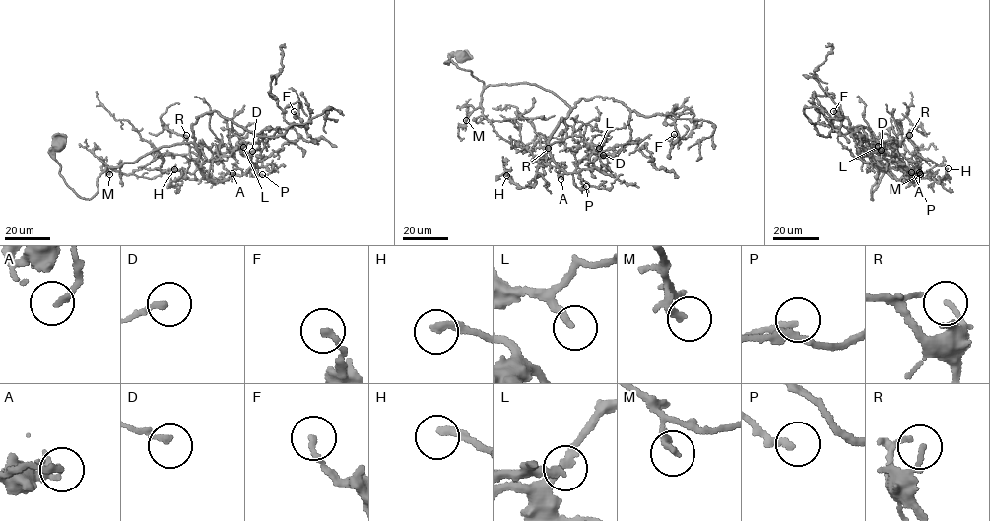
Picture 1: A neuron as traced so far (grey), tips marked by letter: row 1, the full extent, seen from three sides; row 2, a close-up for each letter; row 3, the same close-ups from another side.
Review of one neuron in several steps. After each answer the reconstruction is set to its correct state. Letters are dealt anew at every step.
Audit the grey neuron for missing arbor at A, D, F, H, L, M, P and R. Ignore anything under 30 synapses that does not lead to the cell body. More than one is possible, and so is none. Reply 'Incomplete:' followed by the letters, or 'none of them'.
Incomplete: H, L

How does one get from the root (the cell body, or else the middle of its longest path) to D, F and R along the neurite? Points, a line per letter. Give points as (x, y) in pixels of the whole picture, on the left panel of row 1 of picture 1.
D: (57, 147), (59, 174), (86, 199), (106, 167), (162, 147), (194, 145), (204, 177), (213, 153), (252, 151)
F: (57, 147), (59, 174), (90, 199), (106, 167), (191, 143), (207, 113), (276, 137), (307, 127), (294, 111)
R: (57, 147), (59, 174), (86, 199), (106, 167), (178, 144), (194, 145), (217, 181), (186, 135)

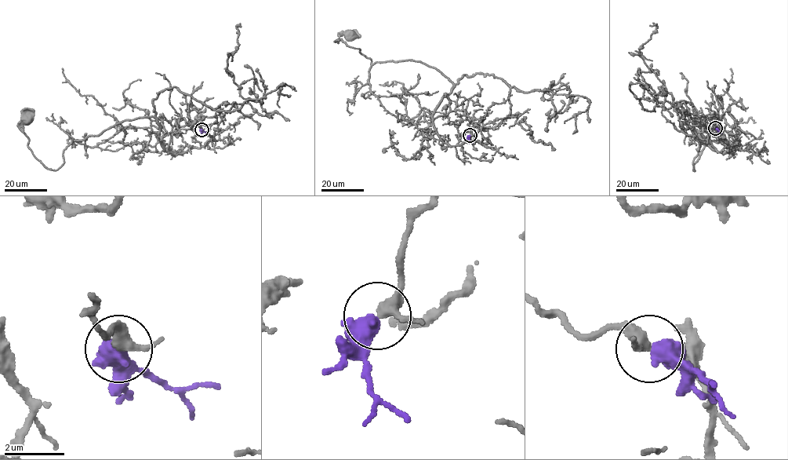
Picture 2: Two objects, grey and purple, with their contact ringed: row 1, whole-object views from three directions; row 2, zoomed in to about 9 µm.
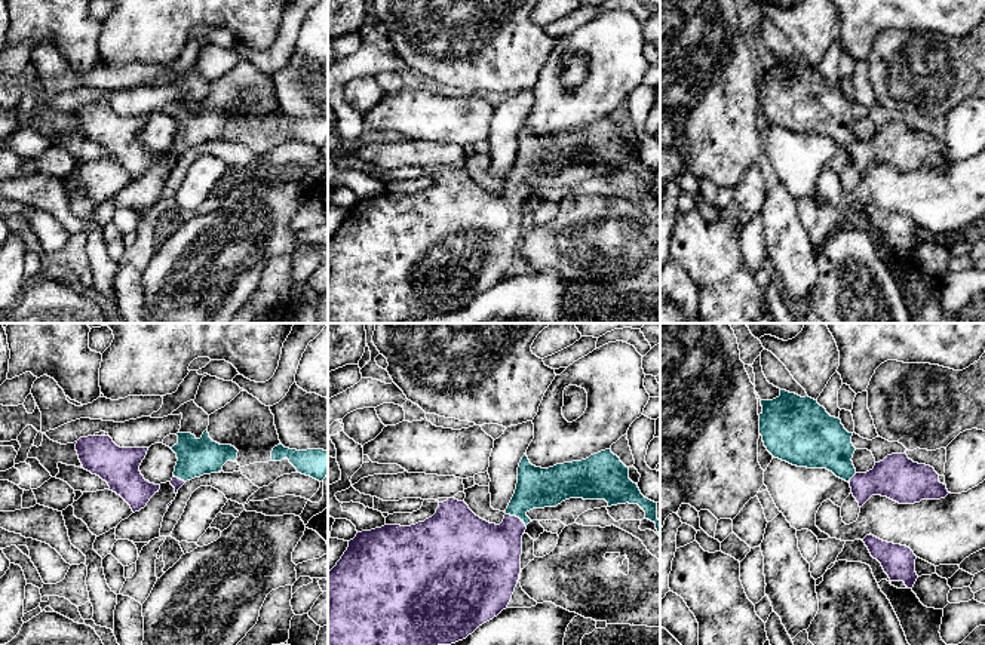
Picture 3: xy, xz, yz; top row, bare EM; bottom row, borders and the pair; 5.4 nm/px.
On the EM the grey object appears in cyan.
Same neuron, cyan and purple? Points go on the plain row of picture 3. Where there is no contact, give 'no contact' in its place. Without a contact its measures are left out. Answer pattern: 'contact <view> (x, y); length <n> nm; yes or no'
contact xz (516, 184); length 130 nm; yes

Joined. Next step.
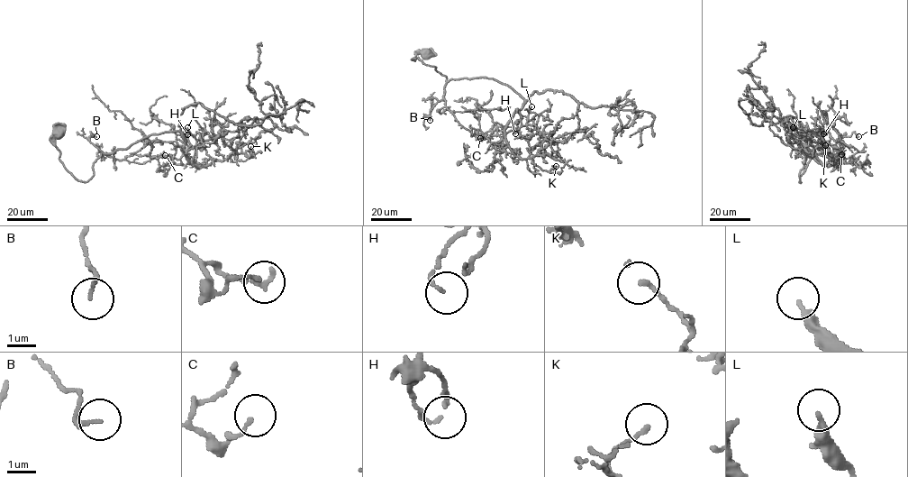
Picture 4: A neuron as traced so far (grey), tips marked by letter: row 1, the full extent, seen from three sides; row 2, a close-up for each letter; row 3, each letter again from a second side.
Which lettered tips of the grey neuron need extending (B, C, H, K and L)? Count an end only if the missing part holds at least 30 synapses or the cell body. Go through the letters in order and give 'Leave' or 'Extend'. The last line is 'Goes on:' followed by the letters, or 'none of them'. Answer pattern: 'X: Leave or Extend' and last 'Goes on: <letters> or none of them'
B: Leave
C: Leave
H: Leave
K: Leave
L: Leave
Goes on: none of them

